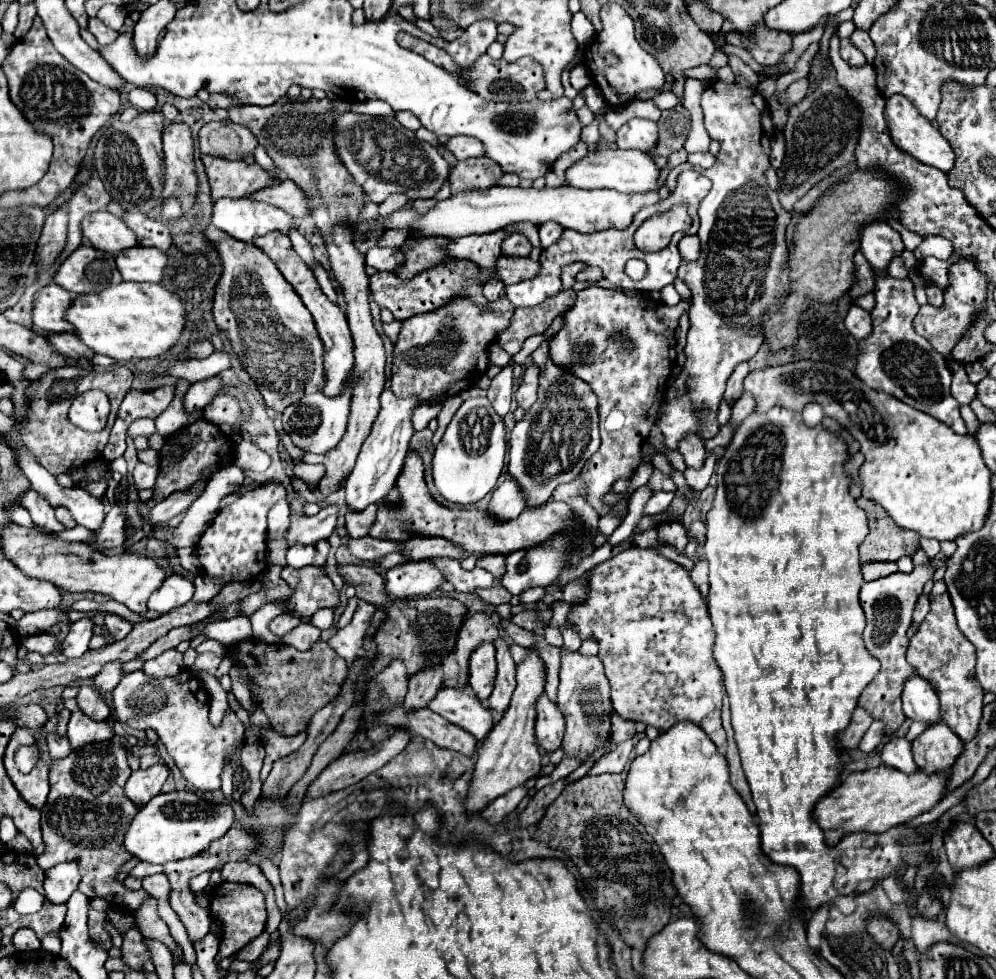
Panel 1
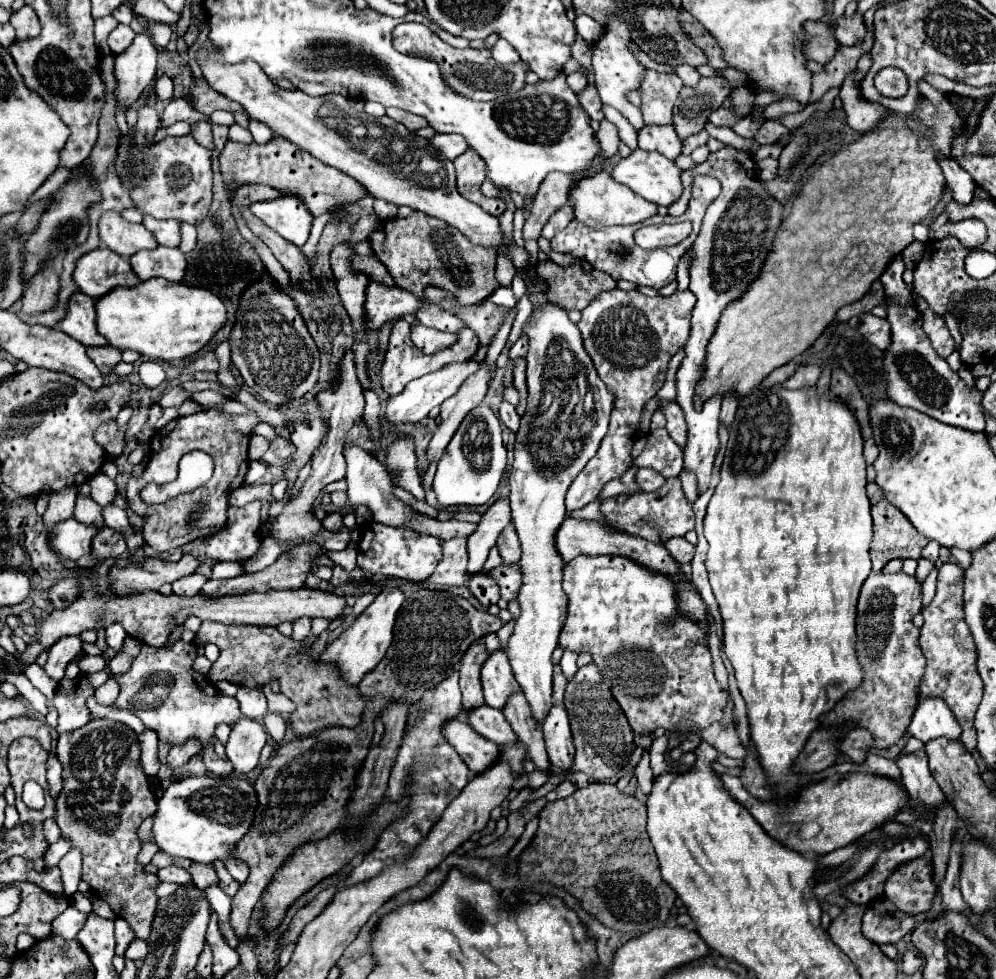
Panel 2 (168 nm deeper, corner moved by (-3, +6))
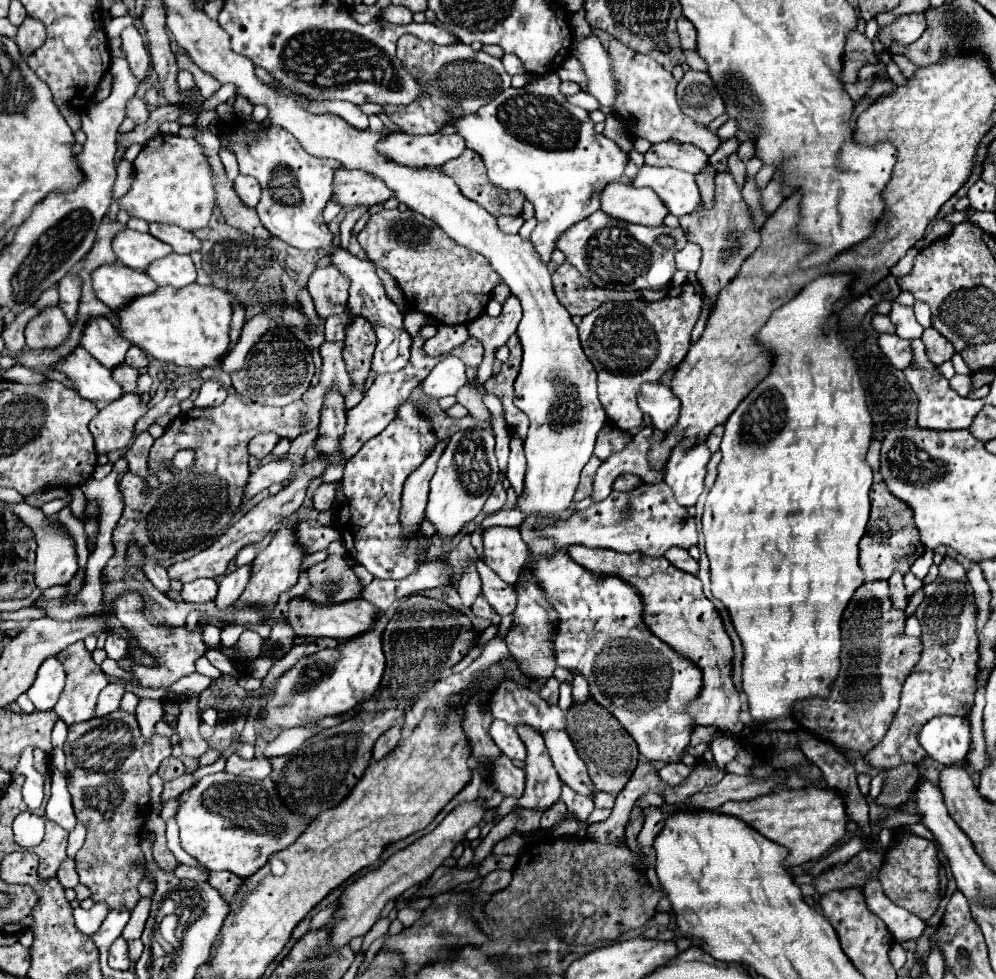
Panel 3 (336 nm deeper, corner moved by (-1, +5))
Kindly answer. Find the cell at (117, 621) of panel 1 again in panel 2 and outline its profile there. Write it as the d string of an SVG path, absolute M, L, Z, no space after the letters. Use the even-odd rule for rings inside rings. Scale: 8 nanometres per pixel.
M109 624L105 628L105 632L107 632L107 644L109 644L109 648L119 650L121 644L123 644L123 640L125 640L125 636L127 636L127 632L123 630L123 626L121 624Z

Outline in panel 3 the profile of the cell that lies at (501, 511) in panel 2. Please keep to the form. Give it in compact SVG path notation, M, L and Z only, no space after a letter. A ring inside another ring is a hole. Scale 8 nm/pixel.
M469 561L465 565L465 575L463 575L457 591L459 591L461 601L463 601L465 607L471 607L473 601L479 597L479 593L481 593L481 579L479 579L479 573L477 573L473 561Z

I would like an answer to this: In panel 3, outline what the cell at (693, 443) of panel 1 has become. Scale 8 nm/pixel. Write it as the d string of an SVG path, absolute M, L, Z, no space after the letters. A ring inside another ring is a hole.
M663 383L641 385L637 401L639 409L651 417L653 427L659 431L669 431L677 423L679 399Z

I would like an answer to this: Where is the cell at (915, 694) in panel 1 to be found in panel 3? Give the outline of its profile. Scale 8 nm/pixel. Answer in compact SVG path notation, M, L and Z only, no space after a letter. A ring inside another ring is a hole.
M953 715L933 717L923 725L919 741L927 755L941 765L963 763L971 745L969 721Z

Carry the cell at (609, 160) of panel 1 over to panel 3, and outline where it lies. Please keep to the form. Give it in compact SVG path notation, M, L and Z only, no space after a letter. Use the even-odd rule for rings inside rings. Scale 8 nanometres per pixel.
M643 165L639 167L639 175L633 185L651 187L675 217L689 215L701 205L701 195L695 177L679 169Z

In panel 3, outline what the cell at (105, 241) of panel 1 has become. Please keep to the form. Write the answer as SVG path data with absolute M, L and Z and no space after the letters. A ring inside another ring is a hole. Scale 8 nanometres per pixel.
M125 229L113 239L113 251L125 267L135 271L147 271L151 261L167 257L173 249L169 249L169 245L161 243L149 233Z

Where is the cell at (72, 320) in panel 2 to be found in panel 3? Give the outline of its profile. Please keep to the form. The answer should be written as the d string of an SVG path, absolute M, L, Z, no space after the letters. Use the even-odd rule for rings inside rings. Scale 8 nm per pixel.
M93 317L81 337L81 345L107 369L117 369L125 361L125 353L131 347L117 327L105 317Z

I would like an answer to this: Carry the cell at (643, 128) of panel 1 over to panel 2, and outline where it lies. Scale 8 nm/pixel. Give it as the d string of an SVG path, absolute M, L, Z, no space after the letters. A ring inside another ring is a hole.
M643 126L637 132L637 138L639 148L661 152L669 160L675 160L681 154L683 144L671 126Z

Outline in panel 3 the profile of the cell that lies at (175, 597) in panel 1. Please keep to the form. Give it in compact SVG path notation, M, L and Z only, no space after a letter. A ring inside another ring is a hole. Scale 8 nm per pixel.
M197 579L193 583L185 583L181 597L183 601L189 603L205 603L205 601L213 601L217 597L217 581L215 579Z

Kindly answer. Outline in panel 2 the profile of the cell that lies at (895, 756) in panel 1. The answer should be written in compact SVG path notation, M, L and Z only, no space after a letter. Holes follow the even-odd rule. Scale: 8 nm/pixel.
M923 750L911 754L901 752L895 762L901 770L901 782L909 792L909 798L919 798L927 806L939 806L945 800L945 794L929 772L927 756Z

